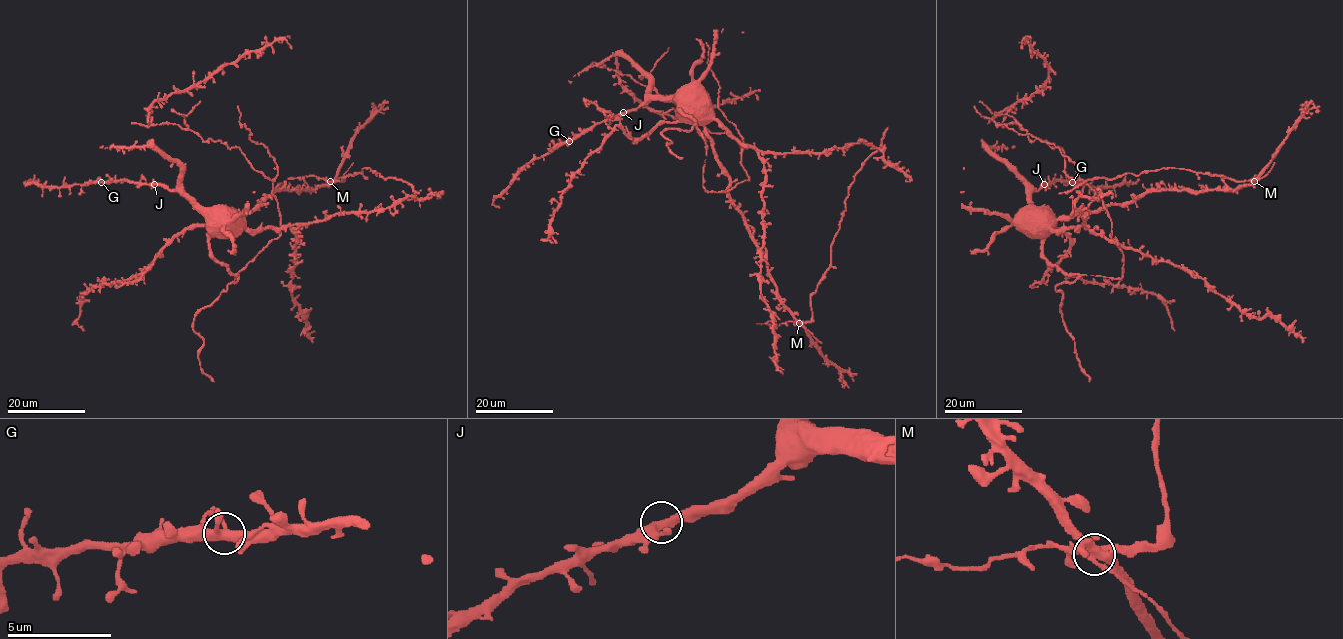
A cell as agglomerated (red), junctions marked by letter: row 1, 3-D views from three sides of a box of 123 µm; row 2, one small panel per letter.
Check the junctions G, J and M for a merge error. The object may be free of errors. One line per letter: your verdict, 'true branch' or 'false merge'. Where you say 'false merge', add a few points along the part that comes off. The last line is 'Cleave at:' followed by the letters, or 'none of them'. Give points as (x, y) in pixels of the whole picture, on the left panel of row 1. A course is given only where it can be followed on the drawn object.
G: true branch
J: true branch
M: false merge | (331, 182), (342, 181), (365, 167), (385, 179), (406, 181), (419, 193)
Cleave at: M

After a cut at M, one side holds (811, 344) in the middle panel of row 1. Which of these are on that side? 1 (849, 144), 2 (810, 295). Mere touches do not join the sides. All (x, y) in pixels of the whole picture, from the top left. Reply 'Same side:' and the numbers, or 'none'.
Same side: 1

